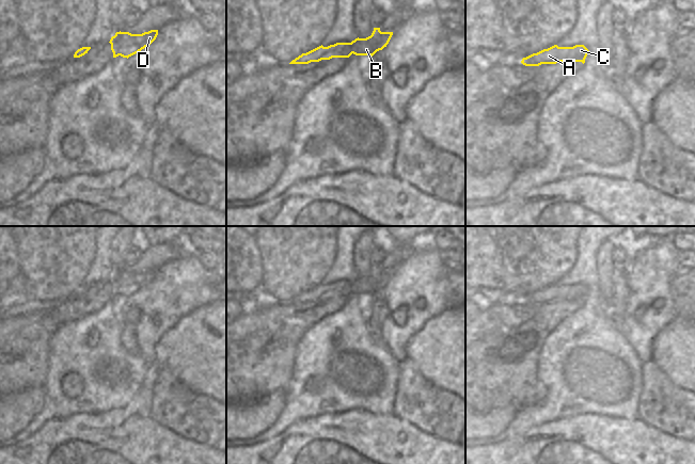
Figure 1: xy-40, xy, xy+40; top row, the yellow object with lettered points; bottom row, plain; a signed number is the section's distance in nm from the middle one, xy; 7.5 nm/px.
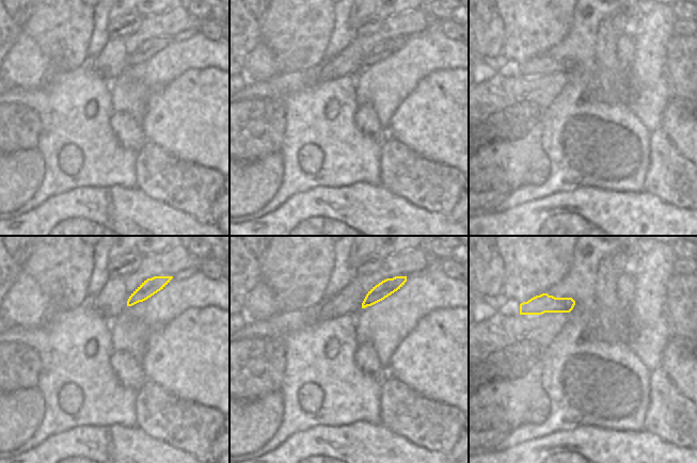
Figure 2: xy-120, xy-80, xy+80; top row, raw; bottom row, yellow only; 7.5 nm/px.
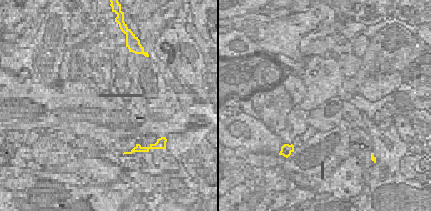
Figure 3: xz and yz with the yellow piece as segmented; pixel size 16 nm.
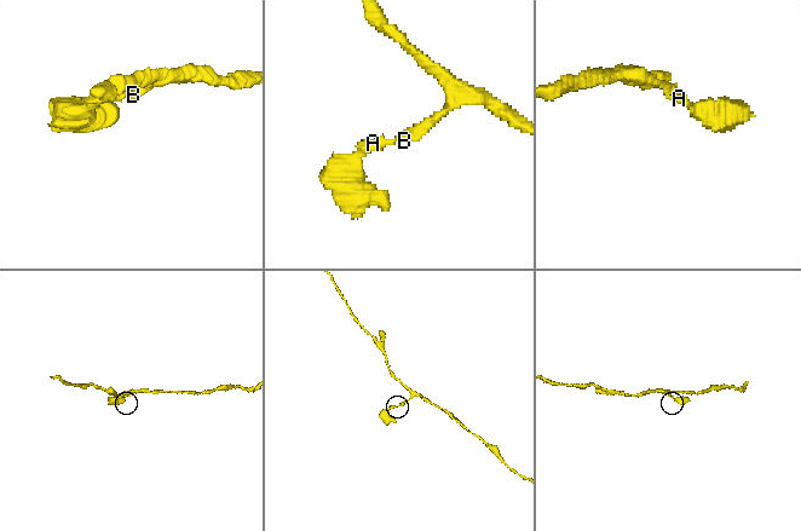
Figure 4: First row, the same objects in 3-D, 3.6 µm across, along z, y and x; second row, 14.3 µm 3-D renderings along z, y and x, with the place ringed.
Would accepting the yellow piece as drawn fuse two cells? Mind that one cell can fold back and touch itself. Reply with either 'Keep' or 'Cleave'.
Keep

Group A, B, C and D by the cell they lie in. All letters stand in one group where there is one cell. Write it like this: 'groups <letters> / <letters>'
groups A B C D

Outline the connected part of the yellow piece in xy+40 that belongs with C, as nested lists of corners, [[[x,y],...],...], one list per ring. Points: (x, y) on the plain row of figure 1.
[[[554,284],[523,297],[521,302],[525,305],[556,303],[558,301],[582,301],[584,303],[588,291],[589,289],[584,284],[575,284],[573,286],[558,286]]]

